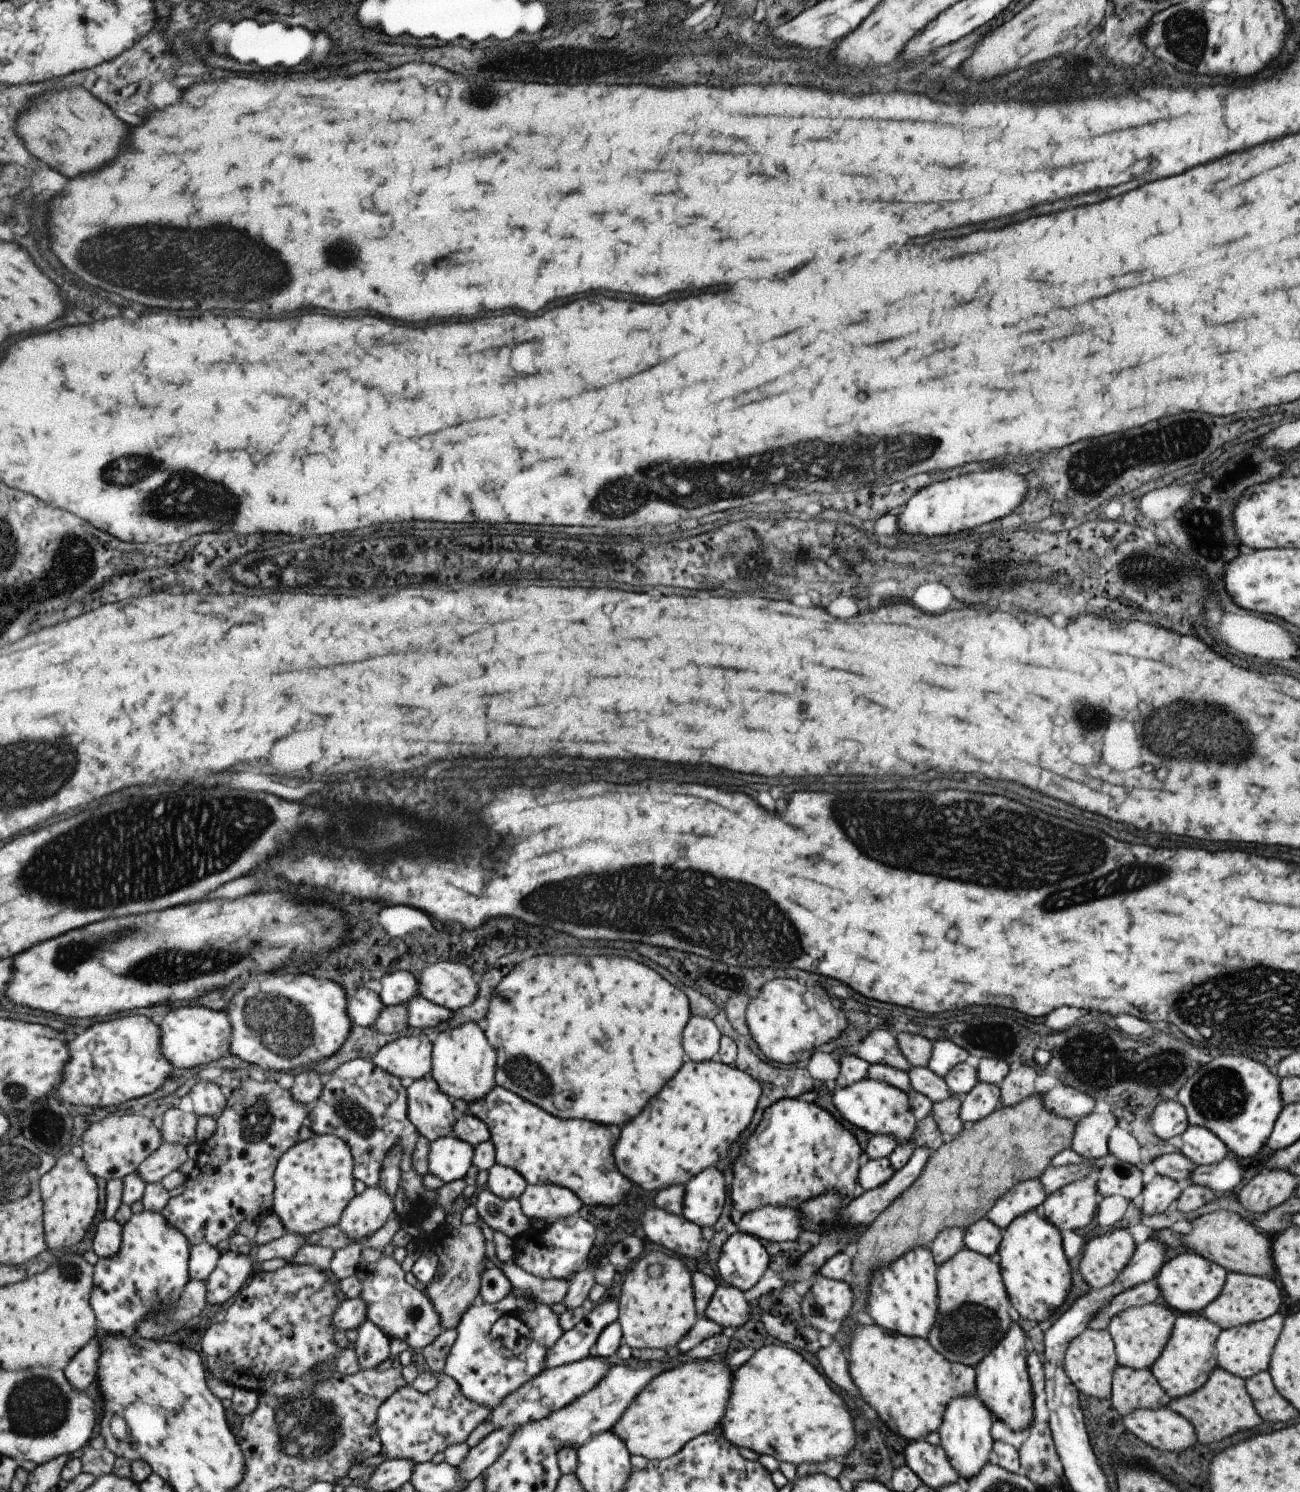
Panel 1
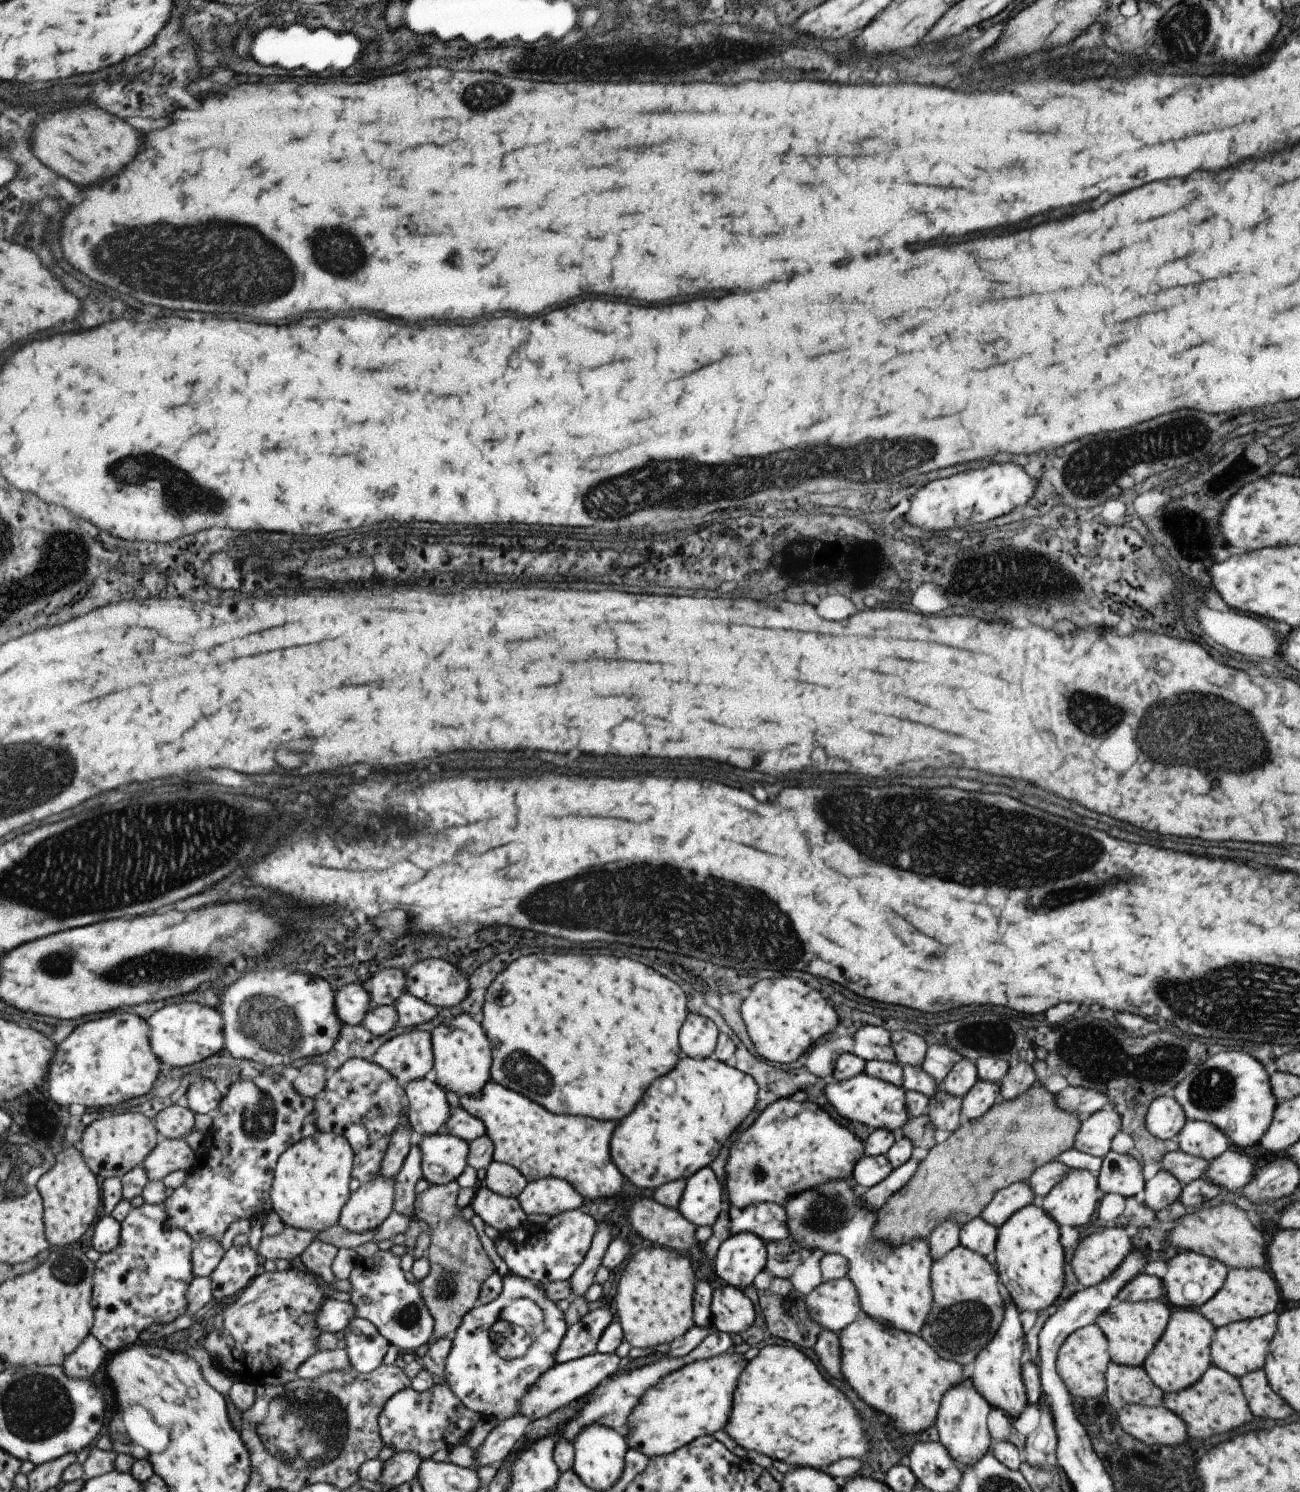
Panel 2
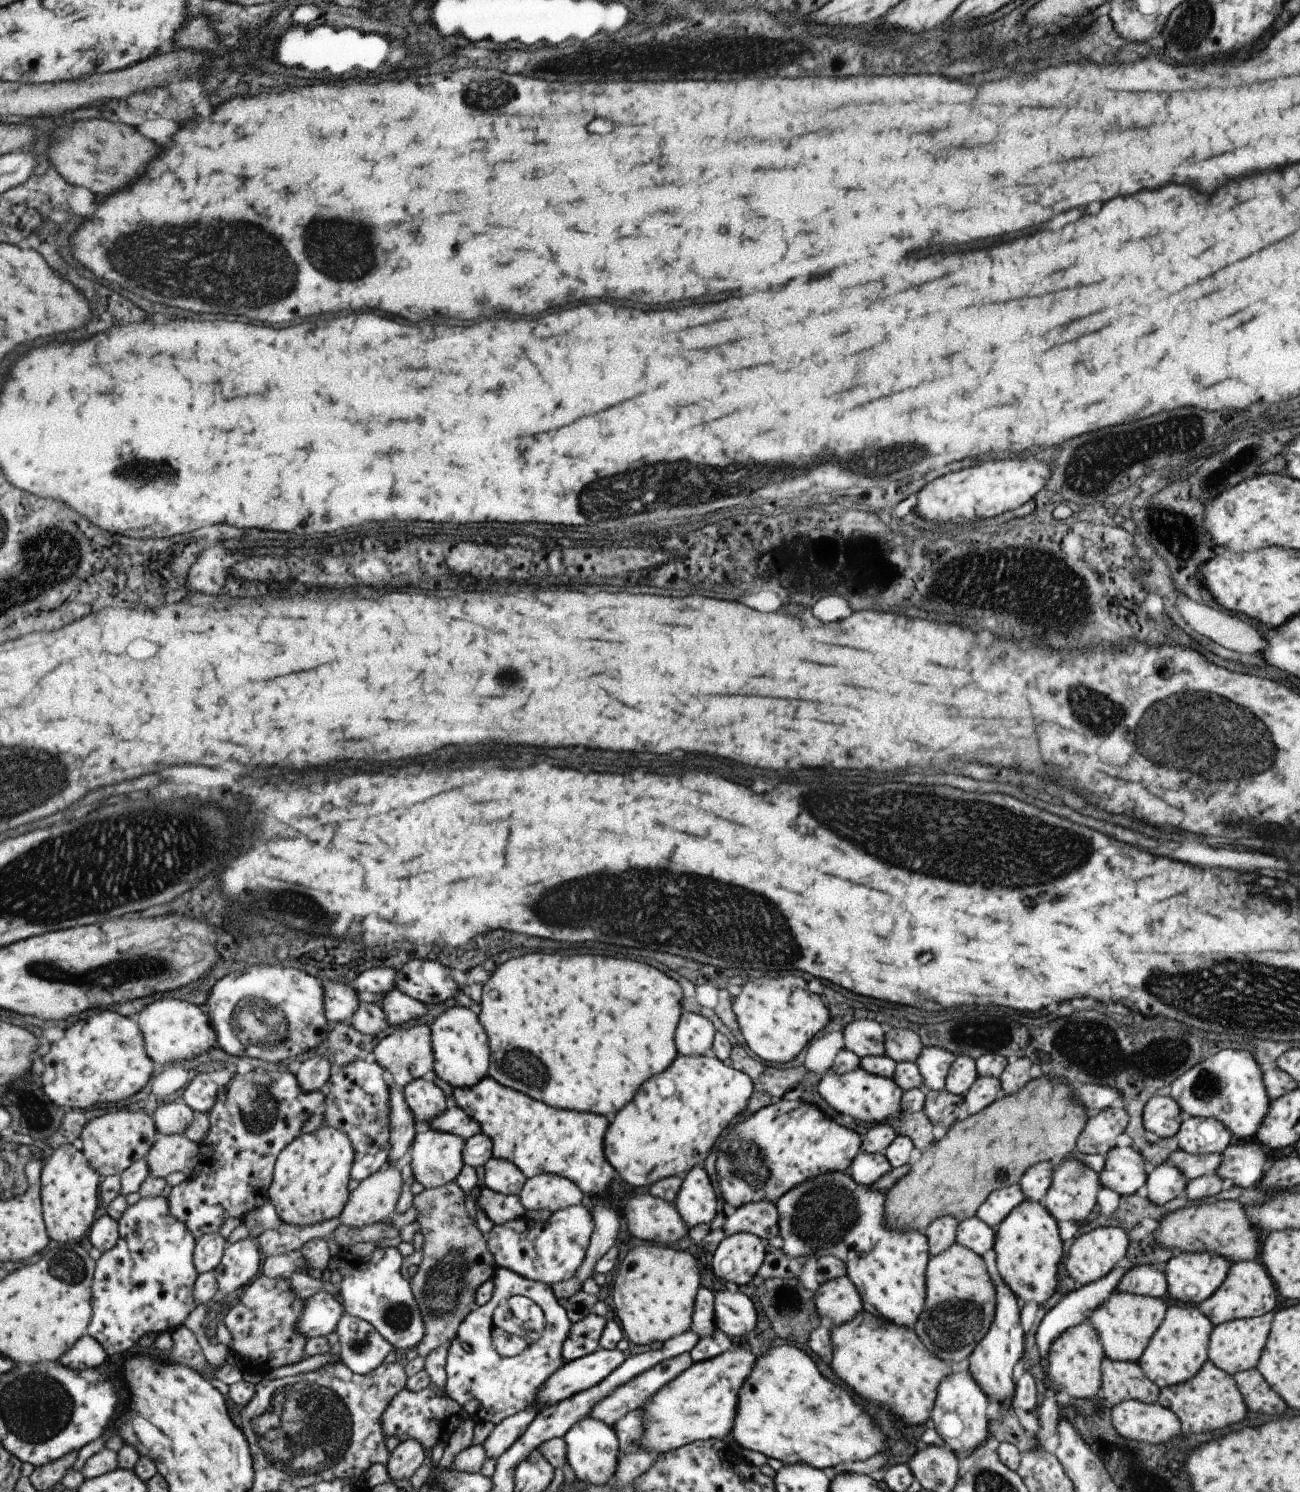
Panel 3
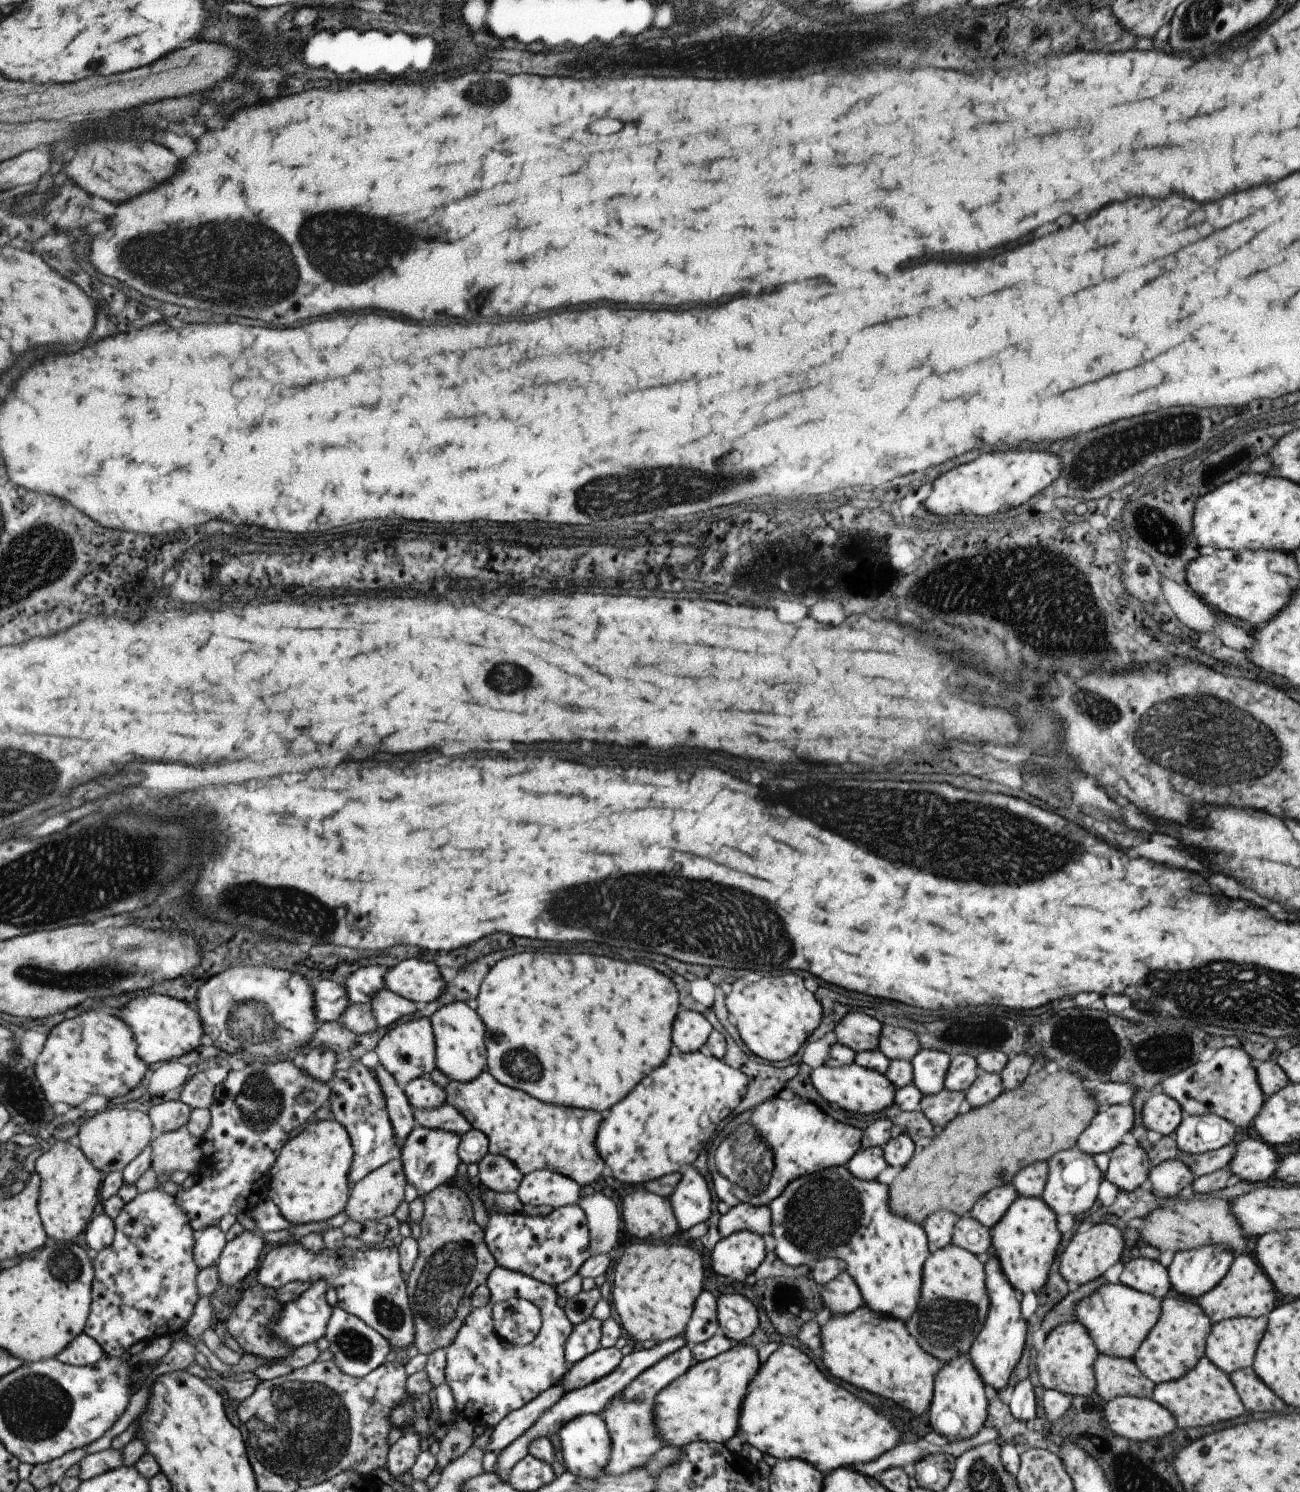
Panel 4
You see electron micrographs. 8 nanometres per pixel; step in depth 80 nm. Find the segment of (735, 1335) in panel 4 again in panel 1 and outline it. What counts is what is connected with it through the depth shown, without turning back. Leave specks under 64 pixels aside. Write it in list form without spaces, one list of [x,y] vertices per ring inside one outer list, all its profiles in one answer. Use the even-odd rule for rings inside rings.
[[[731,1285],[716,1286],[705,1310],[706,1319],[716,1322],[723,1330],[733,1331],[741,1326],[749,1314],[749,1303],[743,1298],[743,1293]]]

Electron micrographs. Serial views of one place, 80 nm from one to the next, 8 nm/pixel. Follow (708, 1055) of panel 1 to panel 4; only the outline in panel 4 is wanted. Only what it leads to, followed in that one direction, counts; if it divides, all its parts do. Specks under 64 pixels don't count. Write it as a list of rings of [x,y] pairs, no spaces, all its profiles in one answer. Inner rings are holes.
[[[679,1010],[671,1030],[671,1042],[679,1053],[694,1052],[707,1042],[707,1036],[713,1030],[711,1024],[695,1011]]]

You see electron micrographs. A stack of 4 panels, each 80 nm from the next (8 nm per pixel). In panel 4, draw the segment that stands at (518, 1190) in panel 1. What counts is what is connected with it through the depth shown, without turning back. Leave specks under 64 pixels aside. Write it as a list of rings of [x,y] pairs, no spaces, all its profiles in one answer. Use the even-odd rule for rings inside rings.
[[[488,1153],[476,1164],[478,1173],[475,1182],[478,1187],[497,1193],[515,1193],[522,1175],[507,1158]]]

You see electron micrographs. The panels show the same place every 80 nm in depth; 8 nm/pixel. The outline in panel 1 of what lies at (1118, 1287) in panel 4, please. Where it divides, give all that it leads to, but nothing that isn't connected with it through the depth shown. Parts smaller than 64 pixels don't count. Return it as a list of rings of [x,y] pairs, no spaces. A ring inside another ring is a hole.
[[[1160,1300],[1140,1307],[1128,1308],[1114,1315],[1106,1329],[1114,1342],[1114,1353],[1118,1364],[1133,1370],[1149,1369],[1166,1346],[1175,1317],[1175,1312]]]

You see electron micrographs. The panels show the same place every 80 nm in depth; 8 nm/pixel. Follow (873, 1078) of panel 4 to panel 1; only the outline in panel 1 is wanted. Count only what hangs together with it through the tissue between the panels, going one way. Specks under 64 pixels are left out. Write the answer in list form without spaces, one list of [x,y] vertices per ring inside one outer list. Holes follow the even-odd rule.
[[[861,1079],[847,1088],[835,1087],[831,1100],[843,1122],[851,1129],[860,1128],[873,1135],[889,1135],[897,1142],[906,1143],[916,1129],[916,1118],[911,1112],[907,1095],[881,1081]]]

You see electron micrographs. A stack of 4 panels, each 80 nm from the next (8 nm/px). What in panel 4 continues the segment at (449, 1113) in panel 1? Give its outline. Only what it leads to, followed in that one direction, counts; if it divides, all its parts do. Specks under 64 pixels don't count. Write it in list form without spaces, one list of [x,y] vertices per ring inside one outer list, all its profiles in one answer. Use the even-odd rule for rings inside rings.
[[[415,1078],[402,1088],[402,1092],[406,1097],[407,1103],[415,1110],[438,1108],[445,1103],[444,1090],[439,1088],[431,1079]]]

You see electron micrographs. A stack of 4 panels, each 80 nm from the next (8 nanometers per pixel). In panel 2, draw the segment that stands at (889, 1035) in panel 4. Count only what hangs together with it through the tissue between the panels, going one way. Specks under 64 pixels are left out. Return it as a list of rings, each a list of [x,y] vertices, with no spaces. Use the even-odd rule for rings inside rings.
[[[890,1031],[891,1048],[899,1066],[920,1066],[923,1062],[927,1047],[923,1037],[909,1031]]]

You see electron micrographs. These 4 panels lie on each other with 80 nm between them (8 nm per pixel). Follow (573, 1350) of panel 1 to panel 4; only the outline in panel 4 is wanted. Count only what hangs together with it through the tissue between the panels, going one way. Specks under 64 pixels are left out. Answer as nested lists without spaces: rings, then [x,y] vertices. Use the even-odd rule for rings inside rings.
[[[587,1318],[585,1322],[573,1326],[564,1346],[564,1358],[568,1366],[579,1362],[598,1350],[602,1322],[597,1318]]]

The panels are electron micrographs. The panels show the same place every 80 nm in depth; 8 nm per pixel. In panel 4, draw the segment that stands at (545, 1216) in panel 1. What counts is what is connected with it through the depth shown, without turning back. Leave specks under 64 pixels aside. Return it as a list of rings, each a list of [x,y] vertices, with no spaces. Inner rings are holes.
[[[543,1168],[523,1175],[515,1194],[519,1201],[529,1206],[553,1208],[575,1205],[579,1200],[580,1187],[565,1176]]]

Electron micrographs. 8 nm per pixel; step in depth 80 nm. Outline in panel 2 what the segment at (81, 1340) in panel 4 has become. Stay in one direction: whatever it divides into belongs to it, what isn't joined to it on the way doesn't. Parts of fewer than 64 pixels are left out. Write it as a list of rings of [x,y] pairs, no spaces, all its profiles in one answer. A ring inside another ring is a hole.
[[[91,1333],[73,1354],[70,1354],[66,1358],[66,1363],[63,1365],[65,1371],[69,1376],[75,1379],[85,1379],[91,1381],[91,1378],[95,1376],[95,1372],[101,1368],[101,1366],[105,1366],[103,1362],[105,1362],[105,1358],[107,1358],[107,1348],[103,1346],[103,1343],[93,1334]]]

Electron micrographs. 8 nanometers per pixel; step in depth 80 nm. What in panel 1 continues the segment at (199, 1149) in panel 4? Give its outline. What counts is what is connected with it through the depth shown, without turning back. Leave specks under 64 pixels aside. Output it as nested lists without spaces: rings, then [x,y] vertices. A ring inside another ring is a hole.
[[[165,1143],[147,1159],[137,1173],[147,1184],[158,1183],[175,1172],[189,1158],[187,1148],[175,1143]]]

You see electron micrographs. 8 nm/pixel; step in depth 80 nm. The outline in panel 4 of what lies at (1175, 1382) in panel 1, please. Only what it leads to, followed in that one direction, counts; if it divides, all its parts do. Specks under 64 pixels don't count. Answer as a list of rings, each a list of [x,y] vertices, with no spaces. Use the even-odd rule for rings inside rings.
[[[1170,1293],[1161,1299],[1159,1318],[1135,1350],[1131,1362],[1154,1385],[1178,1380],[1204,1356],[1205,1338],[1210,1327],[1209,1318],[1193,1300]]]

